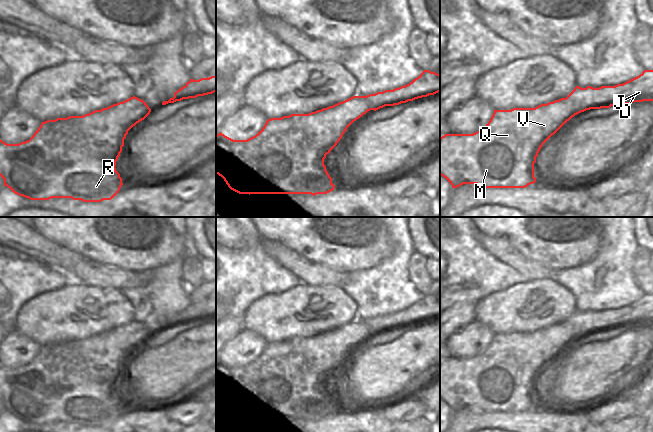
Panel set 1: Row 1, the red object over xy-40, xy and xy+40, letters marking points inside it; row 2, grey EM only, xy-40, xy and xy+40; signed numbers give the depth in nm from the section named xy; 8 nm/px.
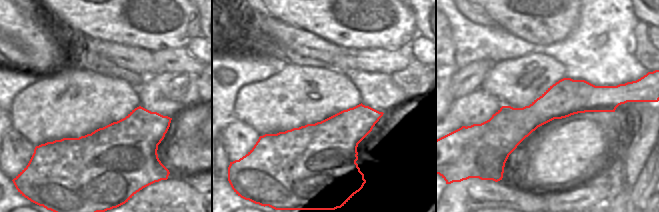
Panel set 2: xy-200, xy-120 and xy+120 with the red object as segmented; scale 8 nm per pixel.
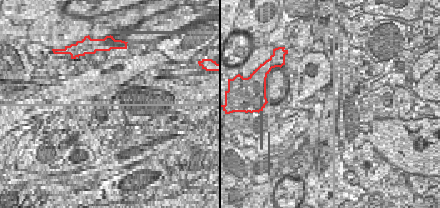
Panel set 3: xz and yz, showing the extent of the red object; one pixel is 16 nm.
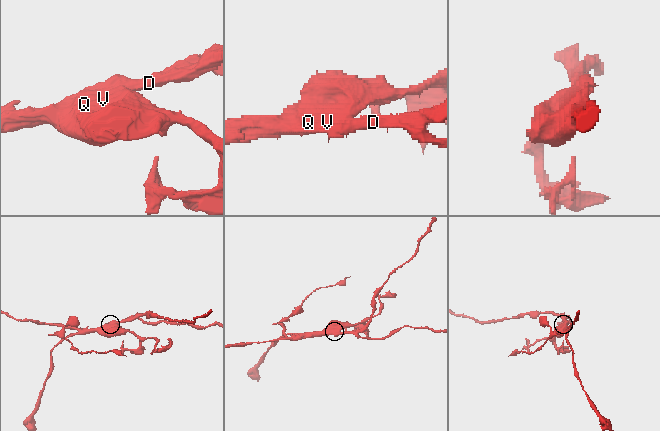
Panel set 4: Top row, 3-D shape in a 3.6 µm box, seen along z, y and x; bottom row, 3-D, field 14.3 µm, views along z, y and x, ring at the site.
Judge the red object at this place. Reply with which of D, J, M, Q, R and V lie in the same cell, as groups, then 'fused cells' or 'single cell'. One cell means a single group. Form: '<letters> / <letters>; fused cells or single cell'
D M Q R V / J; fused cells

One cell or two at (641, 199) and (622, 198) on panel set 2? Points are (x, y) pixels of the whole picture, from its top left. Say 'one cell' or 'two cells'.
two cells

